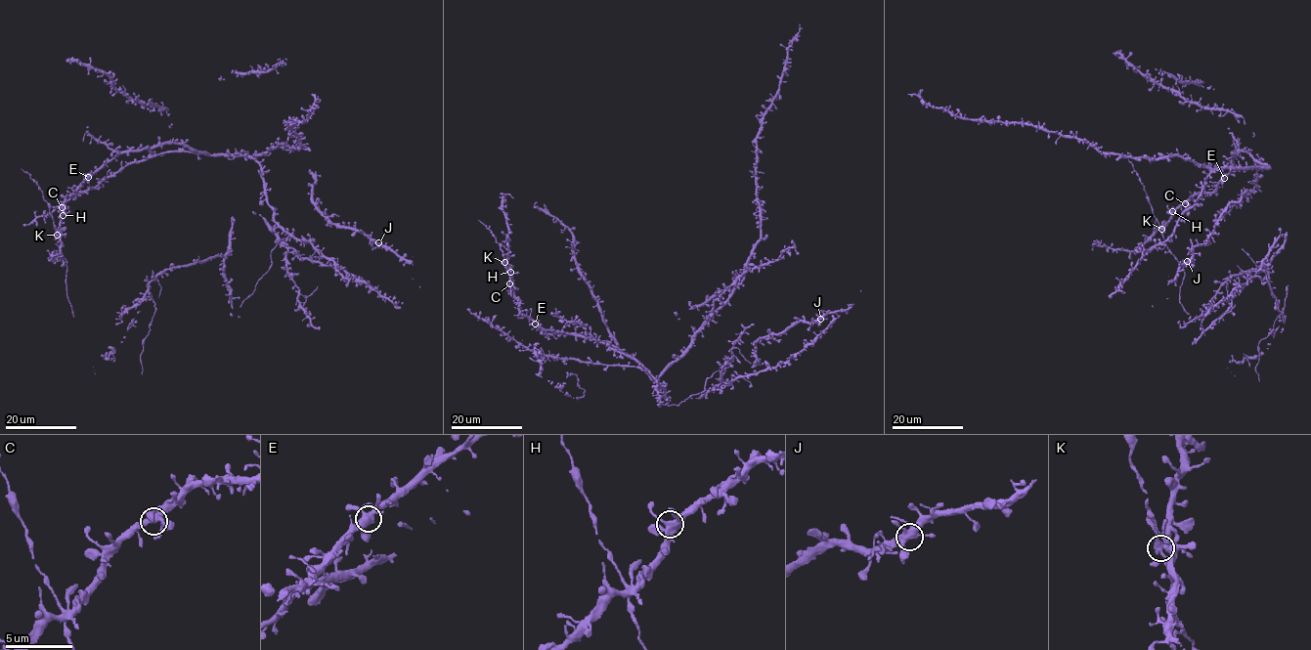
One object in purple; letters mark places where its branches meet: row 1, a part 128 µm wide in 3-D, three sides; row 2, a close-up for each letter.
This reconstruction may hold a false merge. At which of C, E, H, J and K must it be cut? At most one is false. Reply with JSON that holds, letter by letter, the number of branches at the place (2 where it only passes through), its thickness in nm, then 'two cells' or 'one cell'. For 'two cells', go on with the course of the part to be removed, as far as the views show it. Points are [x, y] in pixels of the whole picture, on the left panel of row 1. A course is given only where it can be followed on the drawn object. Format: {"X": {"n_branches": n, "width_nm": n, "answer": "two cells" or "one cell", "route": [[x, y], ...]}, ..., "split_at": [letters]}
{"C": {"n_branches": 6, "width_nm": 420, "answer": "one cell"}, "E": {"n_branches": 6, "width_nm": 400, "answer": "one cell"}, "H": {"n_branches": 6, "width_nm": 400, "answer": "one cell"}, "J": {"n_branches": 6, "width_nm": 480, "answer": "one cell"}, "K": {"n_branches": 6, "width_nm": 440, "answer": "one cell"}, "split_at": []}

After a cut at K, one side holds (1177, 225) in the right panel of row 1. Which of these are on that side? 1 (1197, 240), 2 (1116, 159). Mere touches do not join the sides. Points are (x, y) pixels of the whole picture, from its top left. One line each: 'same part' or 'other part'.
1: same part
2: same part

